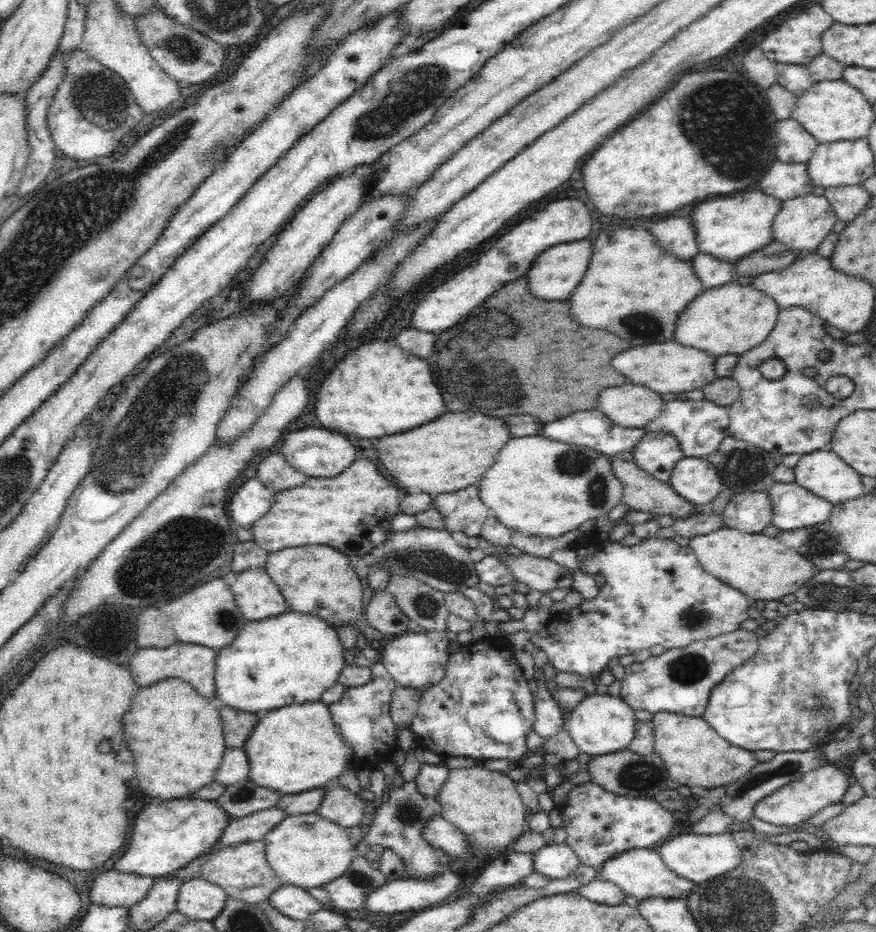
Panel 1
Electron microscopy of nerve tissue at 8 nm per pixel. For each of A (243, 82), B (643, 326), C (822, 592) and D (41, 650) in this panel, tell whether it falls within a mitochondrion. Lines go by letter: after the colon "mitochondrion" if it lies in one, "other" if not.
A: other
B: mitochondrion
C: mitochondrion
D: other

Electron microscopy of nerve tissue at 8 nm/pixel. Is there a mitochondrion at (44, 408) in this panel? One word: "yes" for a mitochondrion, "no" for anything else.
no

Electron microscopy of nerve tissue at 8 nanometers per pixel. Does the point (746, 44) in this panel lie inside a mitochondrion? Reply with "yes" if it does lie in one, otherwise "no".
no

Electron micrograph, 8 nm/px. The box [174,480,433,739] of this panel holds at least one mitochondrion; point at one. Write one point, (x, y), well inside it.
(225, 618)

